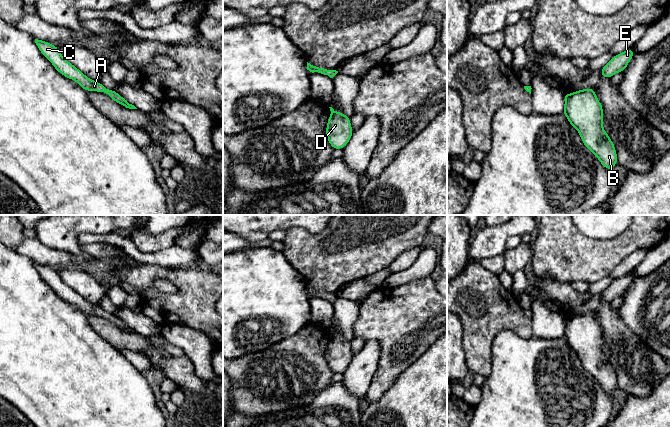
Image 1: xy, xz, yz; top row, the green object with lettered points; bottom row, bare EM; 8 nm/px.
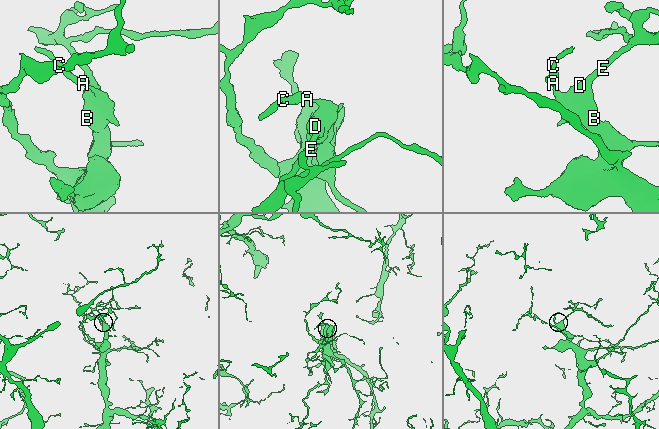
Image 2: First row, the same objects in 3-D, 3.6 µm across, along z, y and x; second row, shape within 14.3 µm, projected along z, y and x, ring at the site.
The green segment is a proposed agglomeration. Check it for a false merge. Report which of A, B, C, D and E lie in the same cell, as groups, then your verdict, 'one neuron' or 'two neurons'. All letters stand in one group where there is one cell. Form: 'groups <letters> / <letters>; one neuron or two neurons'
groups A B C D E; one neuron

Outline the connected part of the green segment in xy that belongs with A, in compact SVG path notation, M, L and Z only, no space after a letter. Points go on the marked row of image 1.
M35 39L35 43L40 52L52 63L59 73L76 81L85 91L94 90L96 92L104 92L120 105L129 109L137 109L134 105L127 102L116 91L106 89L100 82L93 81L84 75L79 69L77 69L61 55L57 46L38 39Z

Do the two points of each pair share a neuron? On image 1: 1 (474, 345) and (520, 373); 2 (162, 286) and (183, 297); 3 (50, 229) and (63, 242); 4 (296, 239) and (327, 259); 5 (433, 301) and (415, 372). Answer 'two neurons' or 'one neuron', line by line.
1: two neurons
2: two neurons
3: one neuron
4: one neuron
5: two neurons

